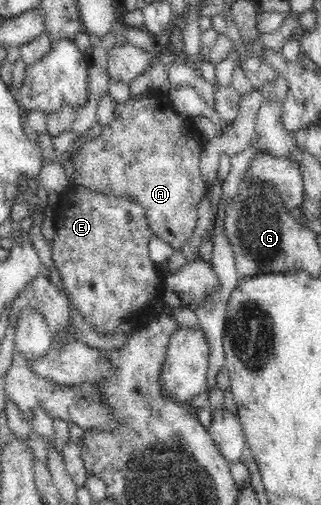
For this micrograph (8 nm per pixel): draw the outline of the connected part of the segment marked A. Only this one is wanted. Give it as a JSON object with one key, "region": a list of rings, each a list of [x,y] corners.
{"region":[[[149,95],[117,103],[115,120],[72,157],[76,175],[71,184],[133,201],[142,208],[154,235],[175,251],[180,250],[194,234],[197,208],[207,188],[200,172],[204,146],[193,132],[190,118],[177,116],[173,108],[156,108],[156,101]]]}

